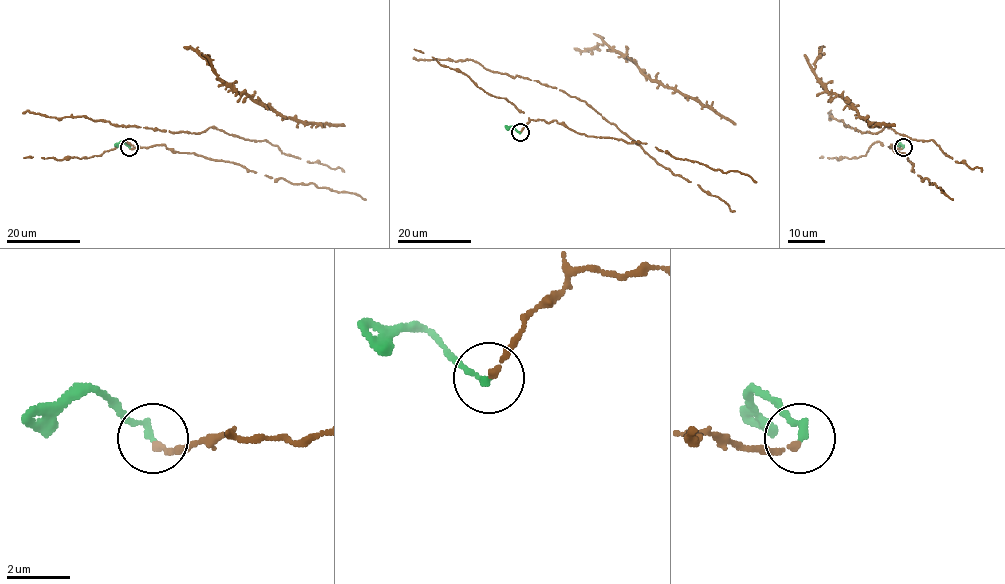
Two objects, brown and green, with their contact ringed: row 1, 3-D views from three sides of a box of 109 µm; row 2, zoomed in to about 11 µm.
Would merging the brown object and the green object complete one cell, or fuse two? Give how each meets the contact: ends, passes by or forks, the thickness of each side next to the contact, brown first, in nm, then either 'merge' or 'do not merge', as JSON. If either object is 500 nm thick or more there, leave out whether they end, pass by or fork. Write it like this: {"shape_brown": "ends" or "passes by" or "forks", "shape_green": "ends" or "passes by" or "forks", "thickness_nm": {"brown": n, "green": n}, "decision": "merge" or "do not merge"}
{"shape_brown": "ends", "shape_green": "ends", "thickness_nm": {"brown": 190, "green": 200}, "decision": "merge"}

